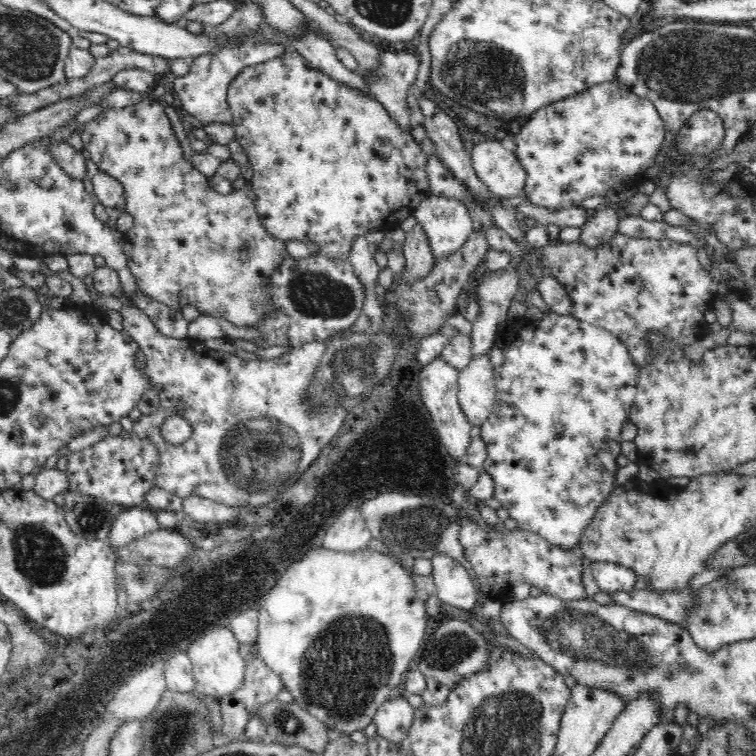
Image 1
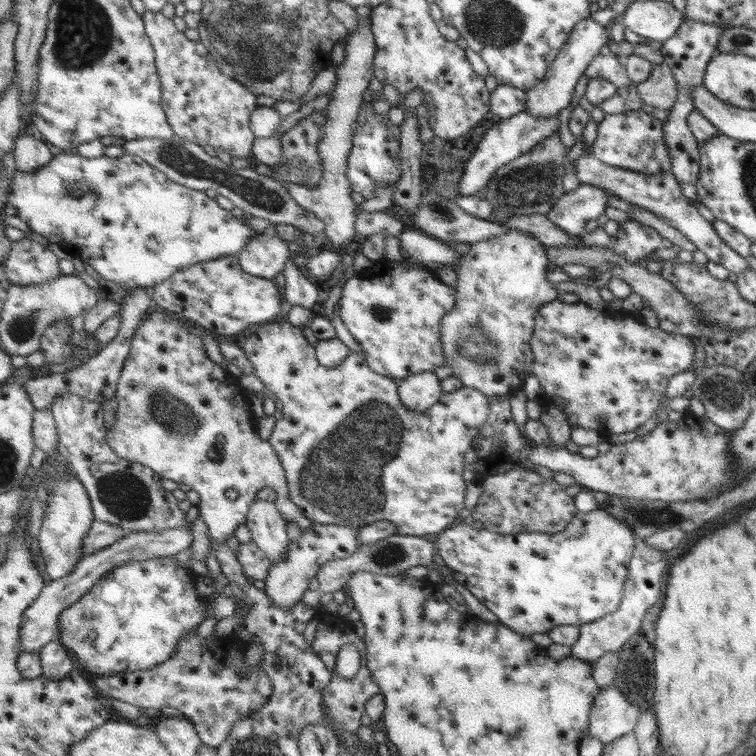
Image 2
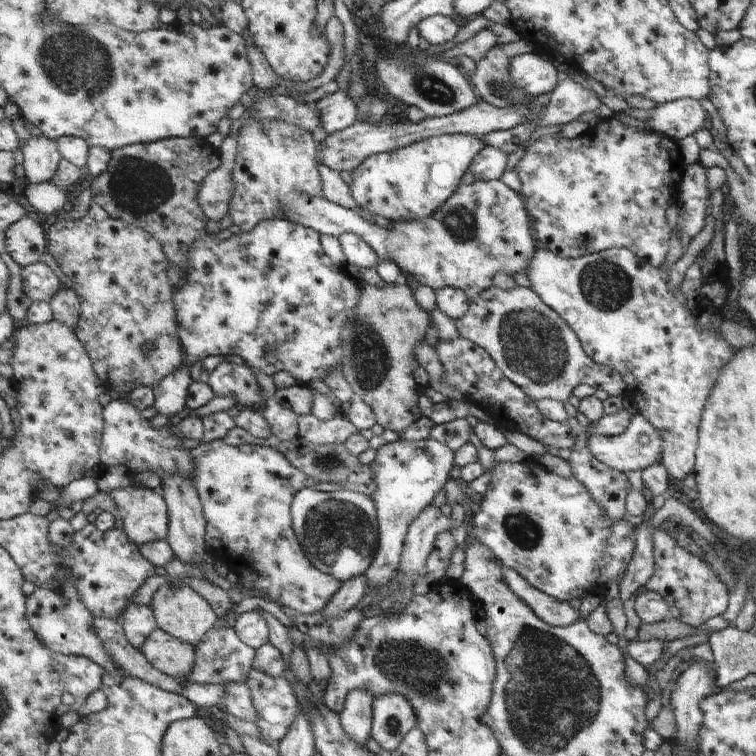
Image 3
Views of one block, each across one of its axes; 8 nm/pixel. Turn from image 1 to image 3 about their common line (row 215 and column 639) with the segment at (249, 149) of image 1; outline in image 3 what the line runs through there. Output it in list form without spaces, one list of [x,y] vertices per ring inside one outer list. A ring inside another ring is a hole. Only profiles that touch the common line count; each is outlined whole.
[[[611,248],[599,254],[565,260],[545,250],[533,254],[533,262],[527,270],[531,290],[545,302],[557,316],[573,330],[585,356],[595,364],[611,368],[625,382],[623,400],[637,408],[647,424],[651,424],[661,438],[661,466],[675,478],[685,480],[695,466],[697,428],[705,400],[709,398],[719,370],[733,358],[737,348],[729,346],[717,330],[699,330],[695,324],[695,310],[685,306],[681,290],[673,292],[669,286],[669,274],[637,258],[631,250]]]

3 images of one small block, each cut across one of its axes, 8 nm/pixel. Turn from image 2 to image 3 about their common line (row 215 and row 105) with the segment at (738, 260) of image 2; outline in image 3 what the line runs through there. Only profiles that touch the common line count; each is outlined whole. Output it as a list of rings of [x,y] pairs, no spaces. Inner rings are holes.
[[[693,98],[675,100],[667,104],[657,104],[651,110],[649,120],[645,120],[645,126],[651,132],[659,132],[673,142],[679,142],[685,136],[693,136],[697,130],[703,130],[707,110],[703,110],[701,104]]]

